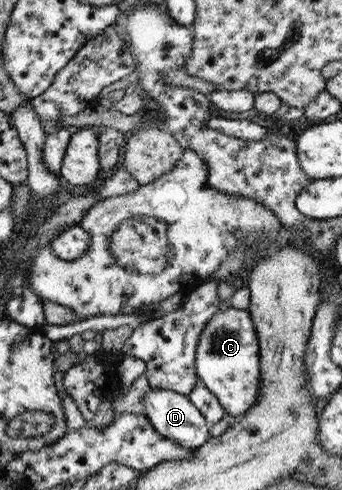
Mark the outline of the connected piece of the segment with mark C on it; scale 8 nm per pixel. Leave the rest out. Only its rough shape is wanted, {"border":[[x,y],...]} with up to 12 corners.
{"border":[[217,310],[201,329],[199,382],[234,420],[259,387],[248,310]]}

